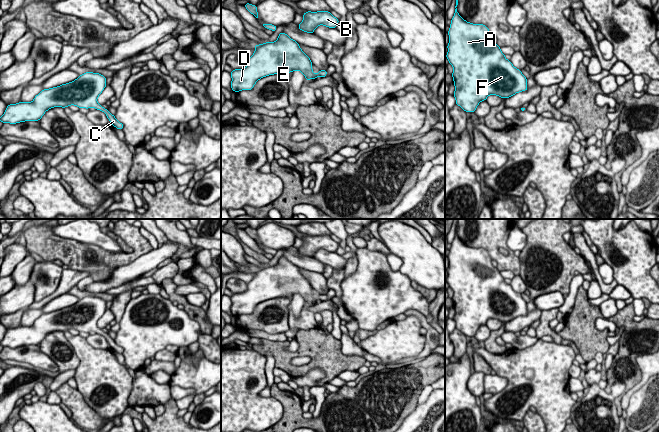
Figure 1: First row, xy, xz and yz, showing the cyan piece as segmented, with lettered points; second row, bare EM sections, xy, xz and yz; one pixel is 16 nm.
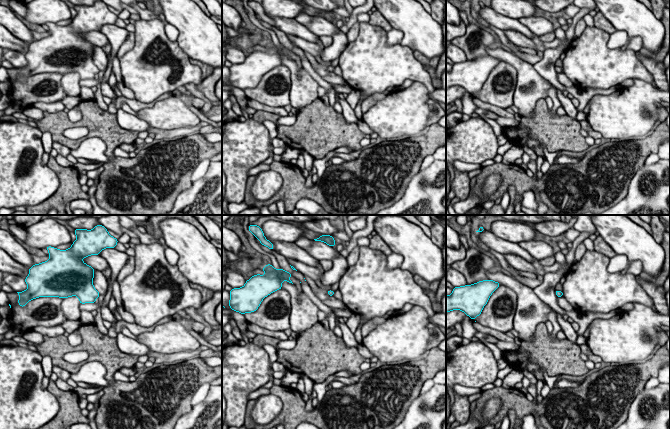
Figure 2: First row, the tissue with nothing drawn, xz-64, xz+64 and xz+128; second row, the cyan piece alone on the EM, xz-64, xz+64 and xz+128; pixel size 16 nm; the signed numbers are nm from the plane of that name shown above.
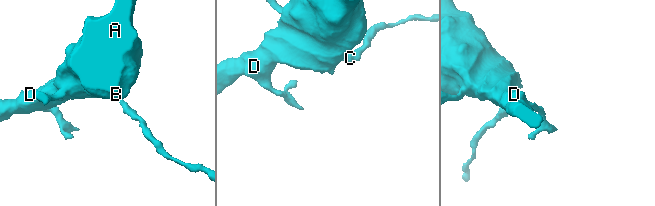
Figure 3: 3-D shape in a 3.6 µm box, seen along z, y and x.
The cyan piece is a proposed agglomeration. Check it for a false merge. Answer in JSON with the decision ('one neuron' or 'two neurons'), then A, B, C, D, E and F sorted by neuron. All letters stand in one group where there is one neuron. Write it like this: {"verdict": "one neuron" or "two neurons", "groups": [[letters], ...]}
{"verdict": "one neuron", "groups": [["A", "B", "C", "D", "E", "F"]]}

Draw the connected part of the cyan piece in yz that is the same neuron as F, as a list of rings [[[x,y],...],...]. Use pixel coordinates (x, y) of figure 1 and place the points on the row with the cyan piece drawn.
[[[456,8],[448,35],[446,58],[453,66],[452,77],[455,86],[453,95],[456,105],[465,112],[475,112],[479,103],[485,101],[489,95],[497,95],[503,99],[528,89],[527,78],[505,58],[498,44],[492,41],[487,26],[465,21]]]

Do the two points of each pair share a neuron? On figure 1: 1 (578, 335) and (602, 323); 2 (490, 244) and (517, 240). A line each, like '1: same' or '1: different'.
1: different
2: different

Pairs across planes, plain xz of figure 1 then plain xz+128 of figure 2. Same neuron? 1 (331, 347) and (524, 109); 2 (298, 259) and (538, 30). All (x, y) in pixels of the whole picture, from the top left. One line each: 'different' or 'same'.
1: different
2: different

